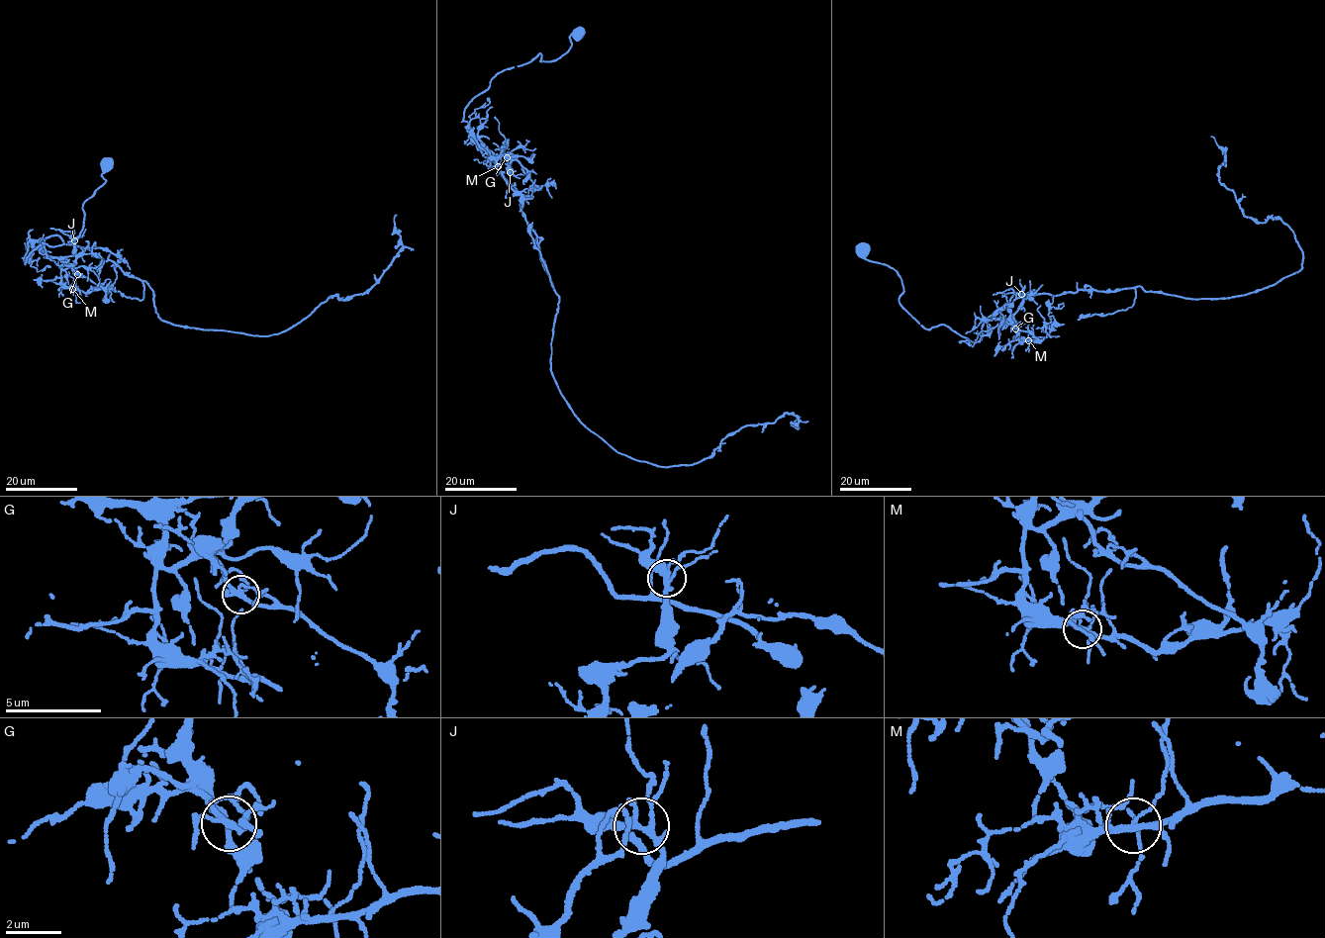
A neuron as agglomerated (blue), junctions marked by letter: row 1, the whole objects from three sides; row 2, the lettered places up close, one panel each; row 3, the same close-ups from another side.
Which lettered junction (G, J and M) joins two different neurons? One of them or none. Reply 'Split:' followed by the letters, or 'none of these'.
Split: G

